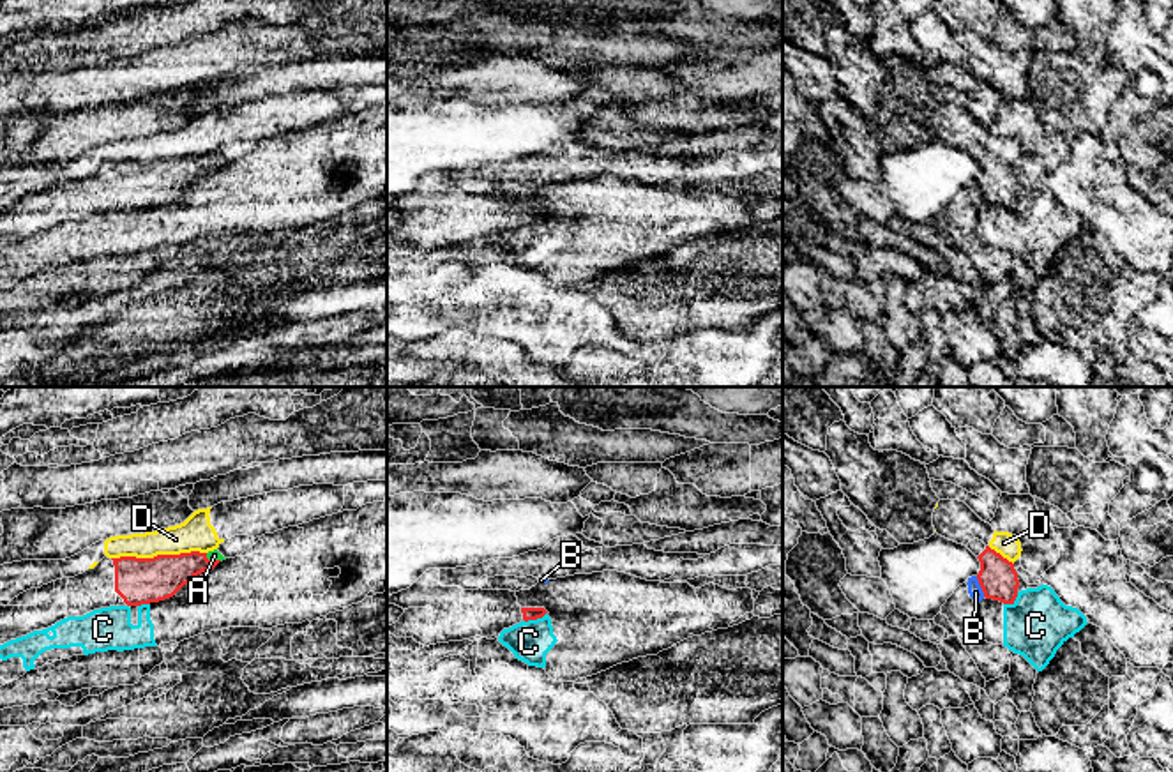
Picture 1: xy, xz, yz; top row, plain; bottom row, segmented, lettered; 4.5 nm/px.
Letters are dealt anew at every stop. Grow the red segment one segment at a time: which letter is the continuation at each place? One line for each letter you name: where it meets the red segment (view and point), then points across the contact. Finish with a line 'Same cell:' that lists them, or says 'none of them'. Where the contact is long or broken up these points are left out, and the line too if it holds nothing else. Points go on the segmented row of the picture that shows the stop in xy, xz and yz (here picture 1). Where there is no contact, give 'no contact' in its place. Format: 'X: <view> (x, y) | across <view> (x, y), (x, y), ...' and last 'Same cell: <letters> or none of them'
A: xy (211, 560)
Same cell: A

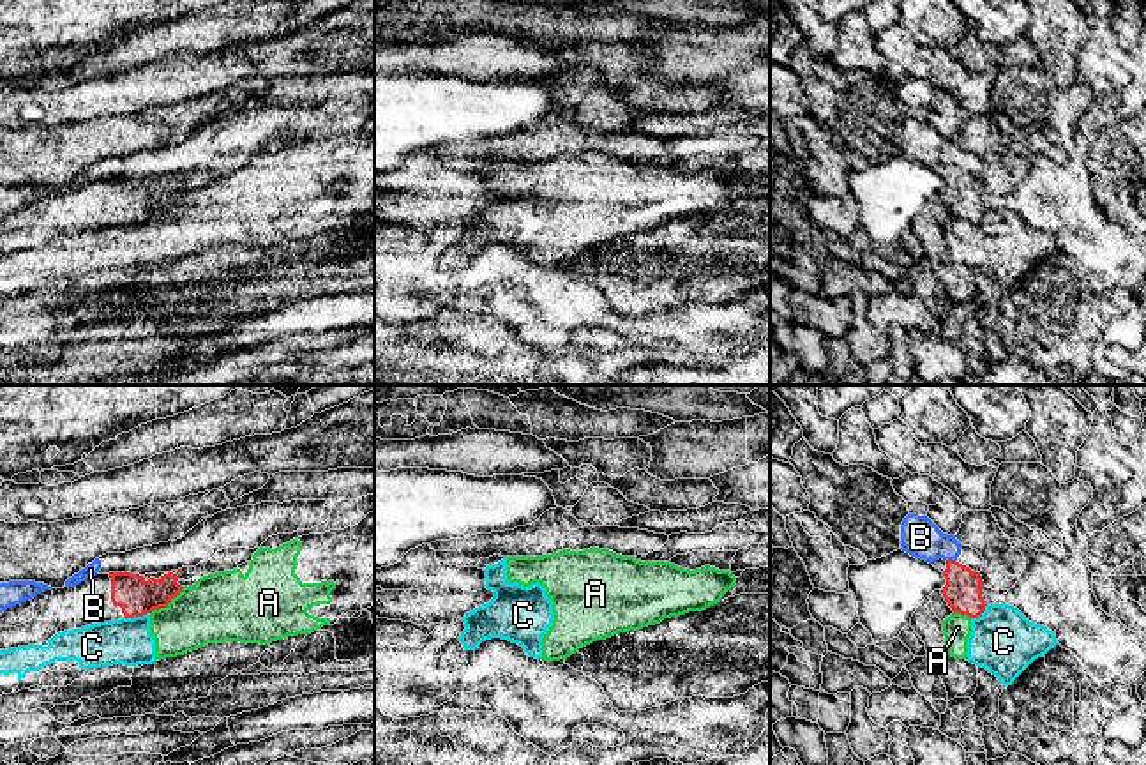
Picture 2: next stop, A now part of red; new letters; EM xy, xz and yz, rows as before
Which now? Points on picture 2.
Same cell: none of them

